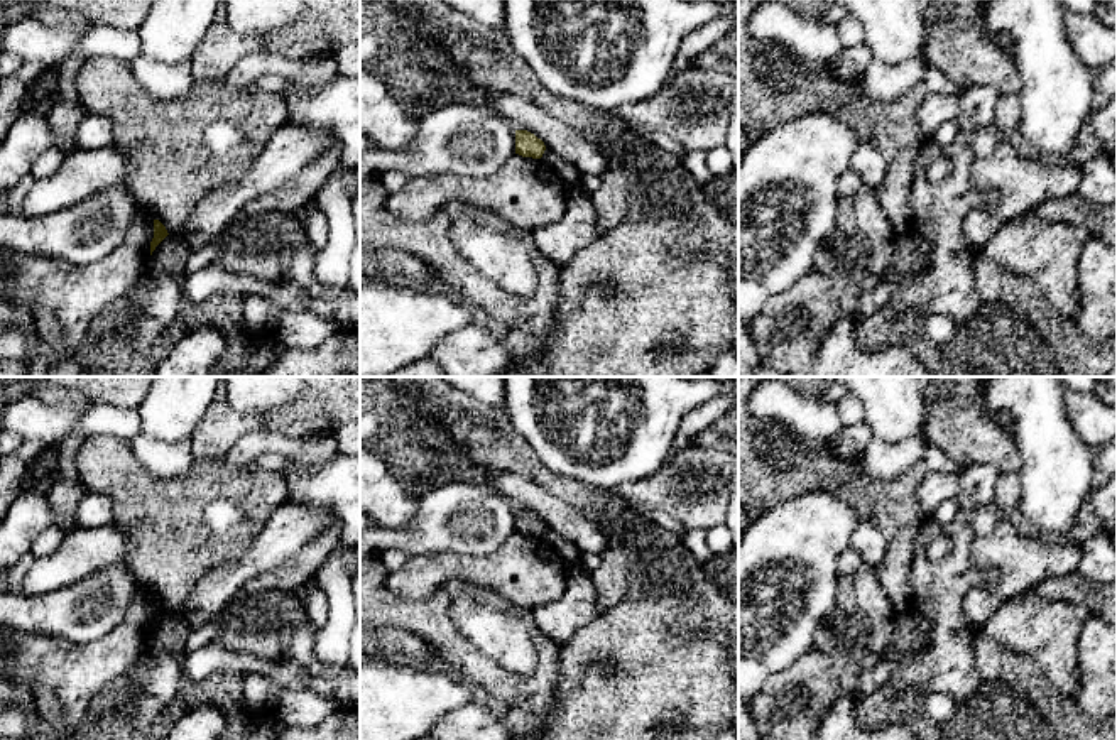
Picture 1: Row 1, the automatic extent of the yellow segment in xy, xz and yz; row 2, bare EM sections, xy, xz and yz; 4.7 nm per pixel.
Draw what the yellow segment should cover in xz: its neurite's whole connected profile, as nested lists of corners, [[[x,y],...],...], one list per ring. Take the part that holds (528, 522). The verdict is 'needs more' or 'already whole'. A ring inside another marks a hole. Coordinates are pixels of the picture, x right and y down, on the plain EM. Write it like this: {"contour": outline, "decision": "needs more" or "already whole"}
{"contour": [[[515,509],[515,532],[522,536],[541,537],[546,524],[541,517],[527,509]]], "decision": "already whole"}

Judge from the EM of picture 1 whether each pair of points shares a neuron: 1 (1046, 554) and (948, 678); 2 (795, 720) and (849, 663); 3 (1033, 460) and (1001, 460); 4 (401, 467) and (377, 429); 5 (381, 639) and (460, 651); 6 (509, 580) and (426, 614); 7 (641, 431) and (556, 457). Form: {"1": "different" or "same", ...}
{"1": "different", "2": "different", "3": "different", "4": "same", "5": "different", "6": "different", "7": "same"}

